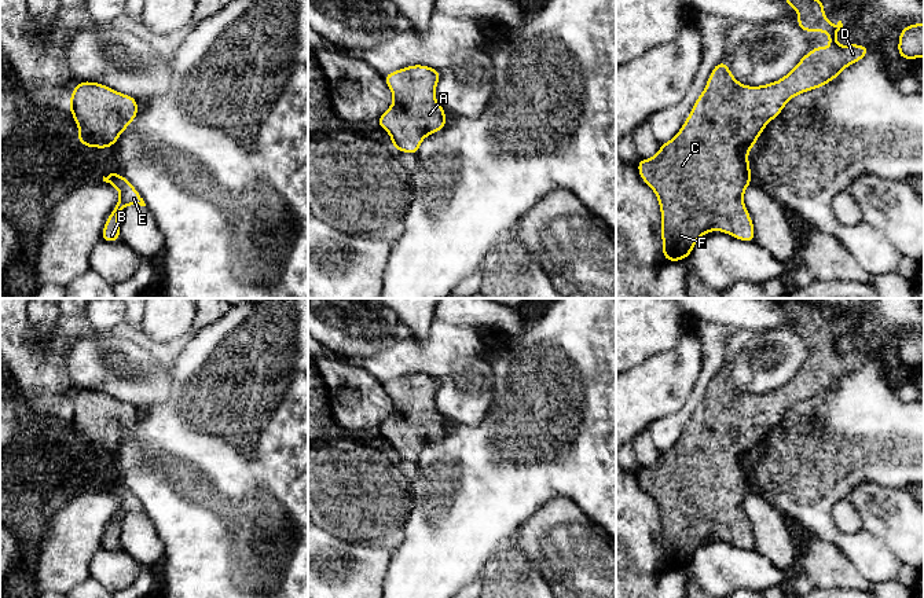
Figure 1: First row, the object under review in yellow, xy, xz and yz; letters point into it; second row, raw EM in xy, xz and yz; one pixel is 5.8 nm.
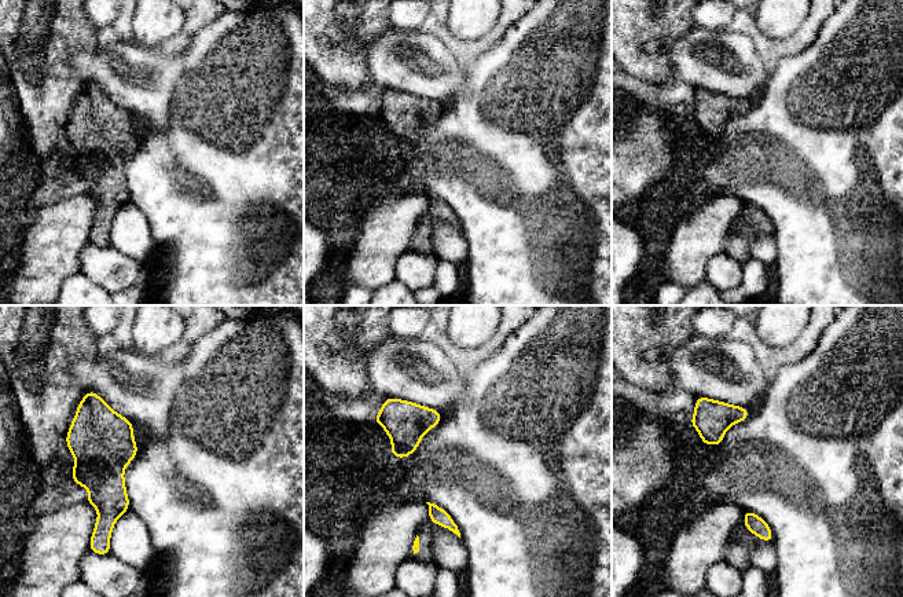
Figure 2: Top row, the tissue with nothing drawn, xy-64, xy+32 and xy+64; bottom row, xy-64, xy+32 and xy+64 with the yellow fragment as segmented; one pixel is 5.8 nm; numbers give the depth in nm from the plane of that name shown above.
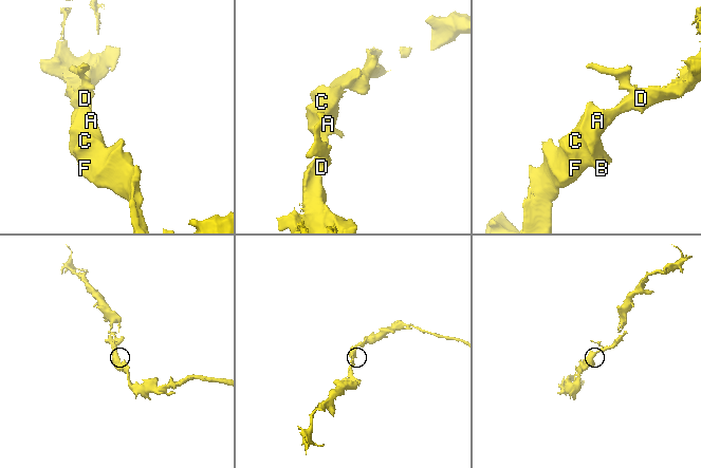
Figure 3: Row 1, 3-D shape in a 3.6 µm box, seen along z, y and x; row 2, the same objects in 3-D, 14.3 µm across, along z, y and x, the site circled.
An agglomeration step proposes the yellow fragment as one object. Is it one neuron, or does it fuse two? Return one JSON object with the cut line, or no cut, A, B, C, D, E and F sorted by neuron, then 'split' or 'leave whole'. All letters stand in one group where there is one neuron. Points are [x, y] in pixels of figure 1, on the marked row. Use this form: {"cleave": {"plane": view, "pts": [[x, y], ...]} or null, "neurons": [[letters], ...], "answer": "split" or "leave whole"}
{"cleave": null, "neurons": [["A", "B", "C", "D", "E", "F"]], "answer": "leave whole"}

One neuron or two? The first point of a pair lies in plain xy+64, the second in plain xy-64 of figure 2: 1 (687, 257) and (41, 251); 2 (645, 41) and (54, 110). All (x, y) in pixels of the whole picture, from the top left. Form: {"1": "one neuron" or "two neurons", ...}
{"1": "one neuron", "2": "one neuron"}

